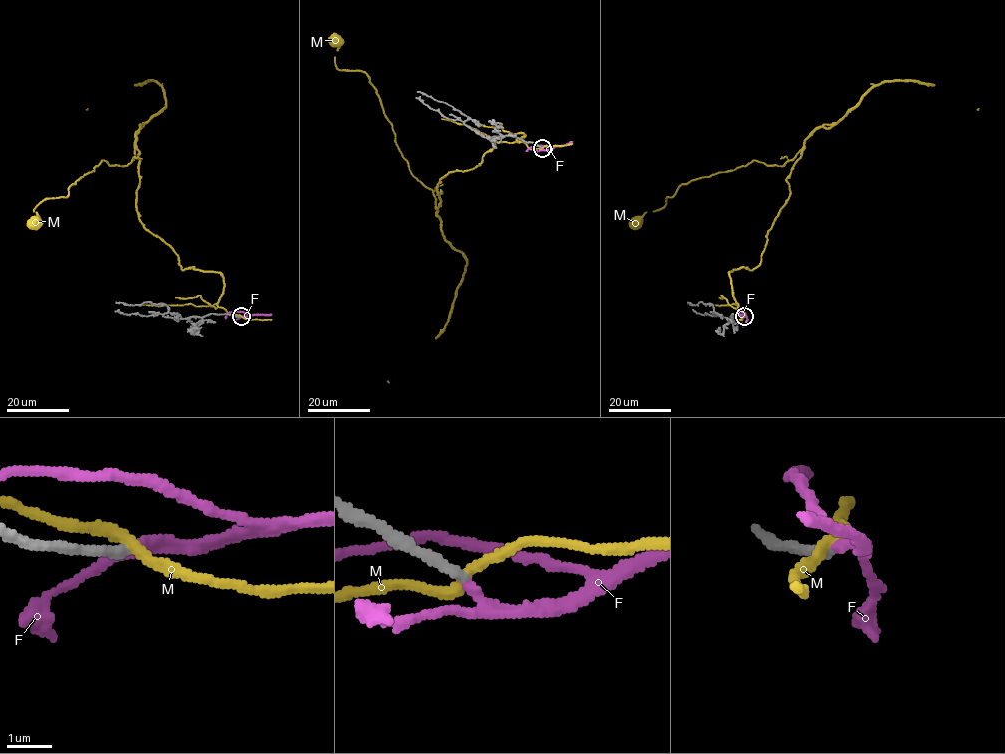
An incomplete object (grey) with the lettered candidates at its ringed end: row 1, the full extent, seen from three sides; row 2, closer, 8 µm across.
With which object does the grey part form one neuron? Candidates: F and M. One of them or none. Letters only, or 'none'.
F

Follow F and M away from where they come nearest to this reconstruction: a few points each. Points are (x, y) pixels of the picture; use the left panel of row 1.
F: (241, 316), (249, 315), (230, 311), (225, 318)
M: (241, 317), (217, 305), (219, 273), (184, 270), (141, 222), (136, 148), (45, 198), (36, 222)

